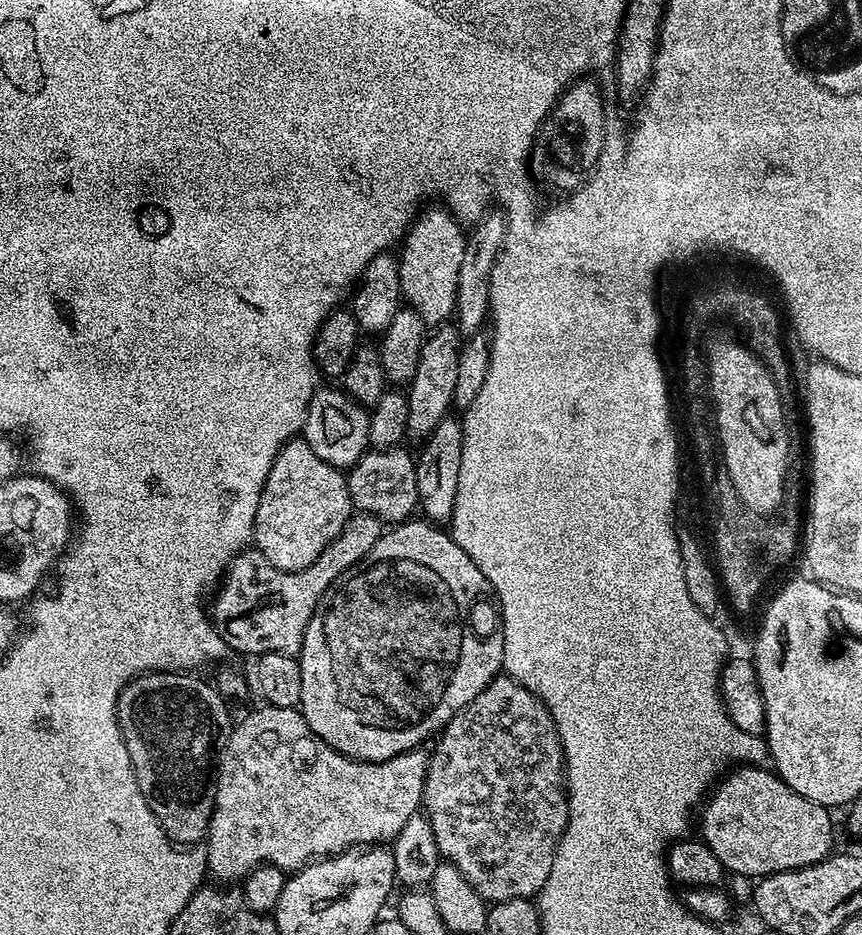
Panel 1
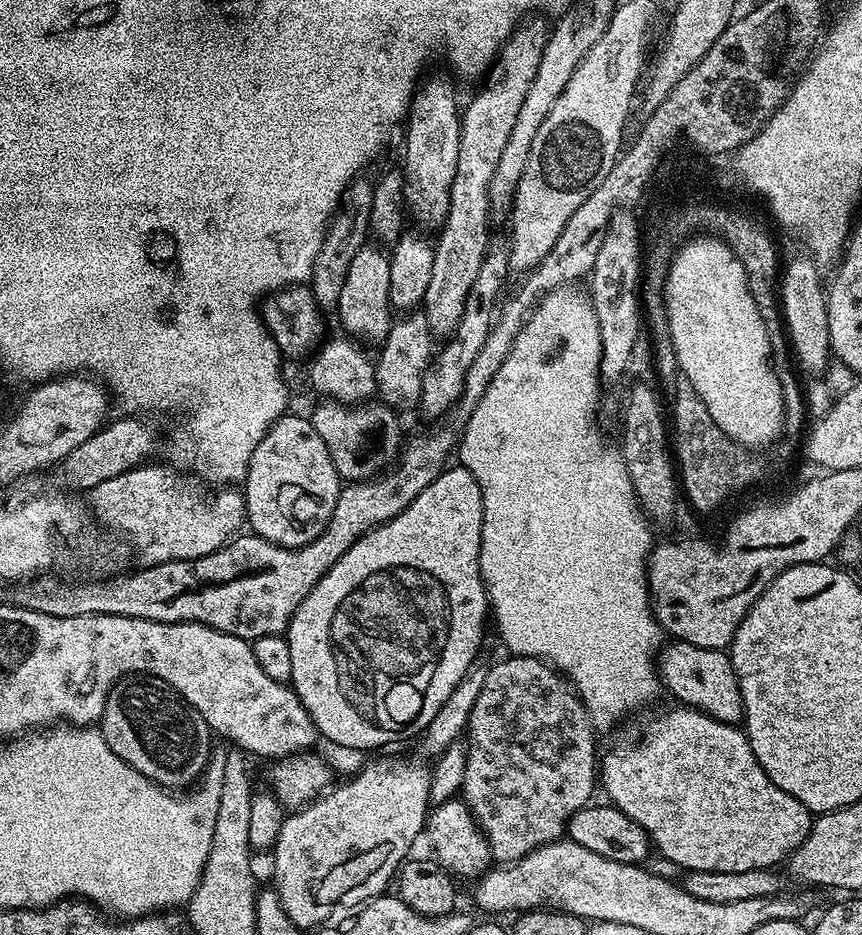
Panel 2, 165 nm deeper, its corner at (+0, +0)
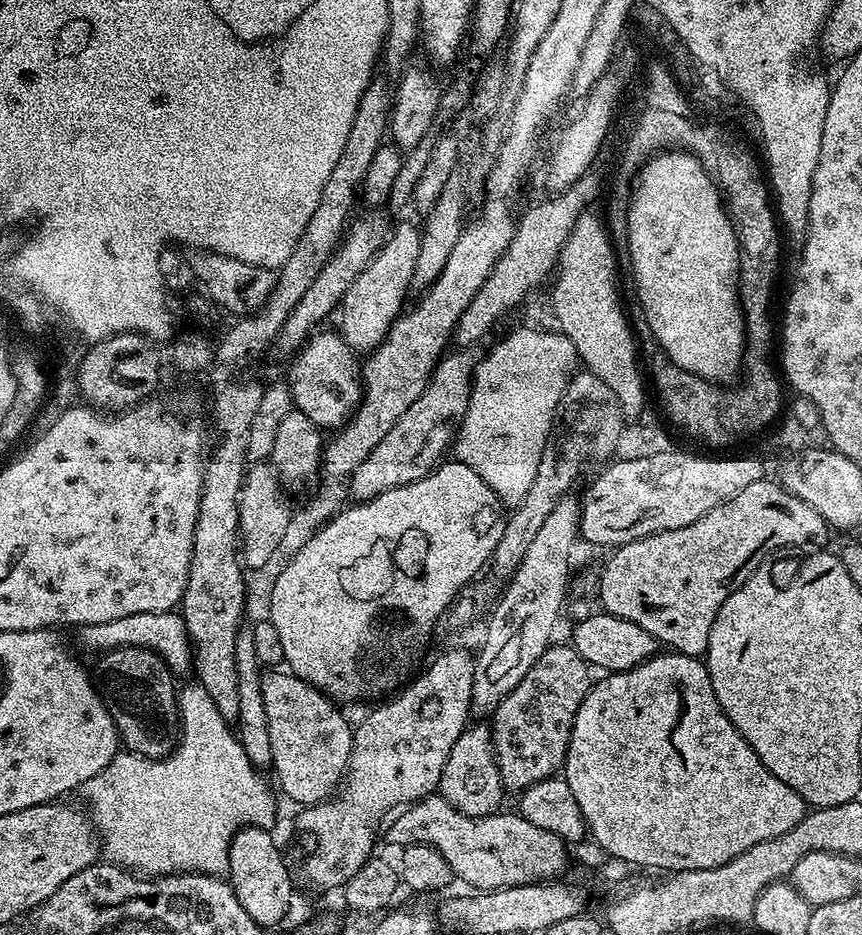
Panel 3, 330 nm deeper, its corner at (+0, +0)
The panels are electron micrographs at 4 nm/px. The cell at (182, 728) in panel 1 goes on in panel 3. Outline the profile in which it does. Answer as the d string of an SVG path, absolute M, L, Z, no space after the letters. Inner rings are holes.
M109 648L101 656L104 657L96 664L94 683L108 716L120 731L121 745L151 760L163 760L172 755L178 743L178 692L175 687L172 689L174 676L164 658L151 648Z

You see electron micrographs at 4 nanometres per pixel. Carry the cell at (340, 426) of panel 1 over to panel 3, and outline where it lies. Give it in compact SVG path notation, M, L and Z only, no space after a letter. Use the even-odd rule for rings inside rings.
M400 224L395 228L396 225L391 229L390 235L381 245L379 252L369 262L368 268L362 270L354 278L338 307L338 317L340 316L338 331L340 336L344 343L357 354L367 354L382 343L389 329L392 328L392 323L395 322L397 316L405 307L404 295L410 292L412 288L412 275L414 274L414 266L418 262L418 250L420 249L421 229L417 225L415 228L412 224Z

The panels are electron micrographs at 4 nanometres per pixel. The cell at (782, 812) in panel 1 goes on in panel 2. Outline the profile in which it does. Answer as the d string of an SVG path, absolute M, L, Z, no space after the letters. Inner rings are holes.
M675 707L669 712L658 713L645 728L637 744L632 740L620 740L605 756L603 753L599 757L598 784L602 792L604 788L605 794L609 796L605 797L610 801L612 807L629 816L634 822L638 822L638 826L642 826L642 830L646 830L655 851L657 848L670 863L677 864L678 867L684 868L683 870L688 872L741 872L759 868L772 870L783 865L791 856L792 851L804 841L806 834L810 834L814 819L813 813L809 812L806 806L802 806L802 802L798 802L798 798L786 794L786 790L782 790L778 786L774 786L774 782L770 782L770 778L766 774L766 770L762 770L758 758L754 758L754 750L750 746L747 735L737 725L716 720L696 708Z

